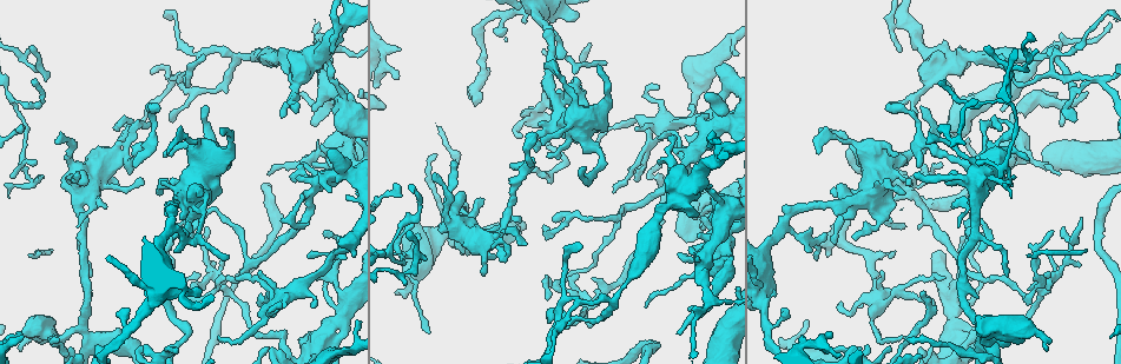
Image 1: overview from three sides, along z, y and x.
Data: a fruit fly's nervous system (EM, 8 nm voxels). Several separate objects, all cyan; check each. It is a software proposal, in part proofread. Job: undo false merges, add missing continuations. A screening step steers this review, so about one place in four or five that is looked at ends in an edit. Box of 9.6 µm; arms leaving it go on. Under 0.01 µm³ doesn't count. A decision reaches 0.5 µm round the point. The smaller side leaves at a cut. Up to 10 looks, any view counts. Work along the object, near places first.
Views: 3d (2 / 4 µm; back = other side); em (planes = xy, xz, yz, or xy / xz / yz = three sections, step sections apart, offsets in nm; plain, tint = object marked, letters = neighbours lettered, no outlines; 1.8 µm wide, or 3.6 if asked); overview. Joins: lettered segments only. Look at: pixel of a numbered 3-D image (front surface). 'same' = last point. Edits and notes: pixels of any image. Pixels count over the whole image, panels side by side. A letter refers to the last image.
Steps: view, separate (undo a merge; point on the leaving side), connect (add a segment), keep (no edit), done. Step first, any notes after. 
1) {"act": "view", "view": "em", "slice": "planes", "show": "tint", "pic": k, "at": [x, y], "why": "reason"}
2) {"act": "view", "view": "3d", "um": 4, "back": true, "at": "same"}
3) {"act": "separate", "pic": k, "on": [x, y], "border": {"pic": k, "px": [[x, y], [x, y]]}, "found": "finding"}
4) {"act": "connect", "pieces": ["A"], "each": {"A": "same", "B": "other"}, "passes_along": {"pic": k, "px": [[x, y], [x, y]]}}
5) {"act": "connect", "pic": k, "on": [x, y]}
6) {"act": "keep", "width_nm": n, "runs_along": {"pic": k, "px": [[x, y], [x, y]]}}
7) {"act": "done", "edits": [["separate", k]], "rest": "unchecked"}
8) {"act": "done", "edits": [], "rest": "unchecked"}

{"act": "view", "view": "3d", "um": 4, "pic": 1, "at": [322, 146], "why": "branch stops here"}

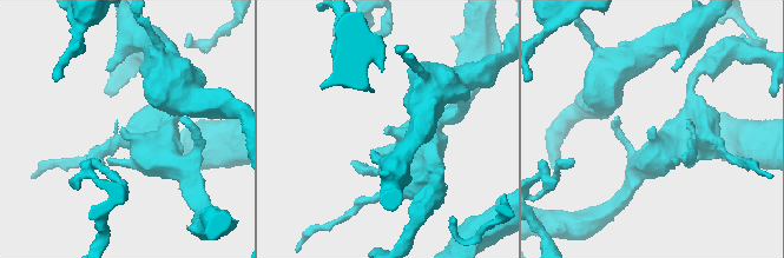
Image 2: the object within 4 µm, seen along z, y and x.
{"act": "view", "view": "em", "slice": "planes", "show": "letters", "pic": 2, "at": [123, 128], "why": "now the EM"}

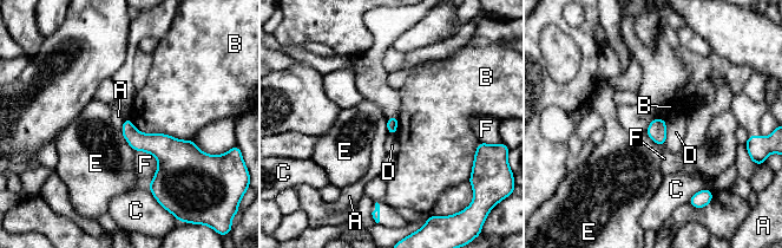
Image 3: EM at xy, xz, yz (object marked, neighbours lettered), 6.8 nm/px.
{"act": "keep", "each": {"A": "other", "B": "other", "C": "other", "D": "other", "E": "other", "F": "other"}, "border": {"pic": 3, "px": [[126, 116], [143, 132], [190, 139]]}, "found": "no lettered segment goes on from it"}

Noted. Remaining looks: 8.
{"act": "view", "view": "em", "slice": "planes", "show": "letters", "pic": 1, "at": [173, 82], "why": "three-way junction"}

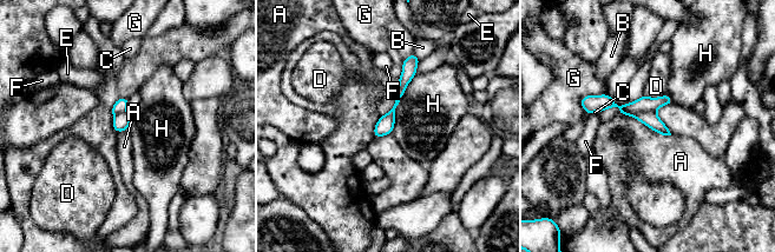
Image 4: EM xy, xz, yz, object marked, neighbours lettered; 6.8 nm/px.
{"act": "keep", "each": {"A": "other", "B": "other", "C": "other", "D": "other", "E": "other", "F": "other", "G": "other", "H": "other"}, "border": {"pic": 4, "px": [[619, 112], [670, 136]]}, "found": "one cell here"}

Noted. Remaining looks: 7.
{"act": "view", "view": "3d", "um": 4, "pic": 1, "at": [1002, 57], "why": "tapers out"}

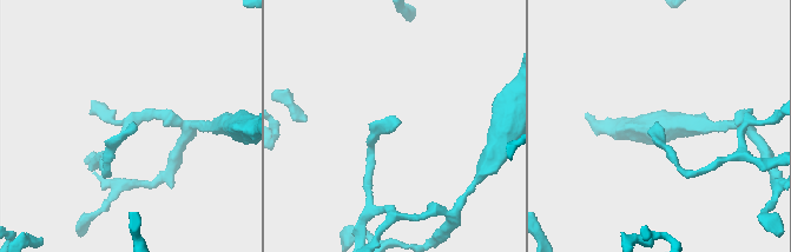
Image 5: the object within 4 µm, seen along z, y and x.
{"act": "view", "view": "em", "slice": "planes", "show": "letters", "pic": 5, "at": [399, 124]}

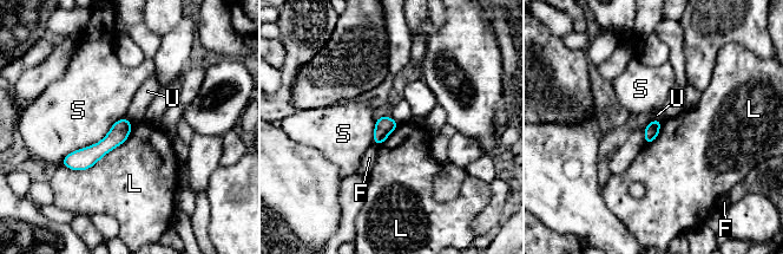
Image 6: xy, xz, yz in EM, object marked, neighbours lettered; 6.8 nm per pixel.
{"act": "keep", "each": {"F": "other", "L": "other", "S": "other", "U": "other"}, "border": {"pic": 6, "px": [[132, 124], [89, 168], [60, 164]]}, "found": "none of them fits"}

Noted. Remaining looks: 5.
{"act": "view", "view": "em", "slice": "planes", "show": "letters", "pic": 1, "at": [866, 344], "why": "branch stops here"}

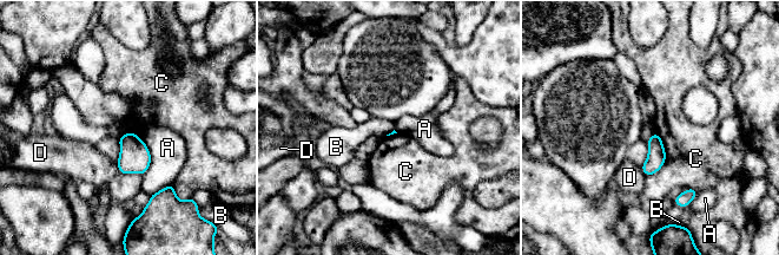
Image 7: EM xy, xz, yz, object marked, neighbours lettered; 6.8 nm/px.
{"act": "keep", "each": {"A": "other", "B": "other", "C": "other", "D": "other"}, "border": {"pic": 7, "px": [[127, 131], [118, 139]]}, "found": "no lettered segment goes on from it"}

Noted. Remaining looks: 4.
{"act": "done", "edits": [], "rest": "unchecked"}

